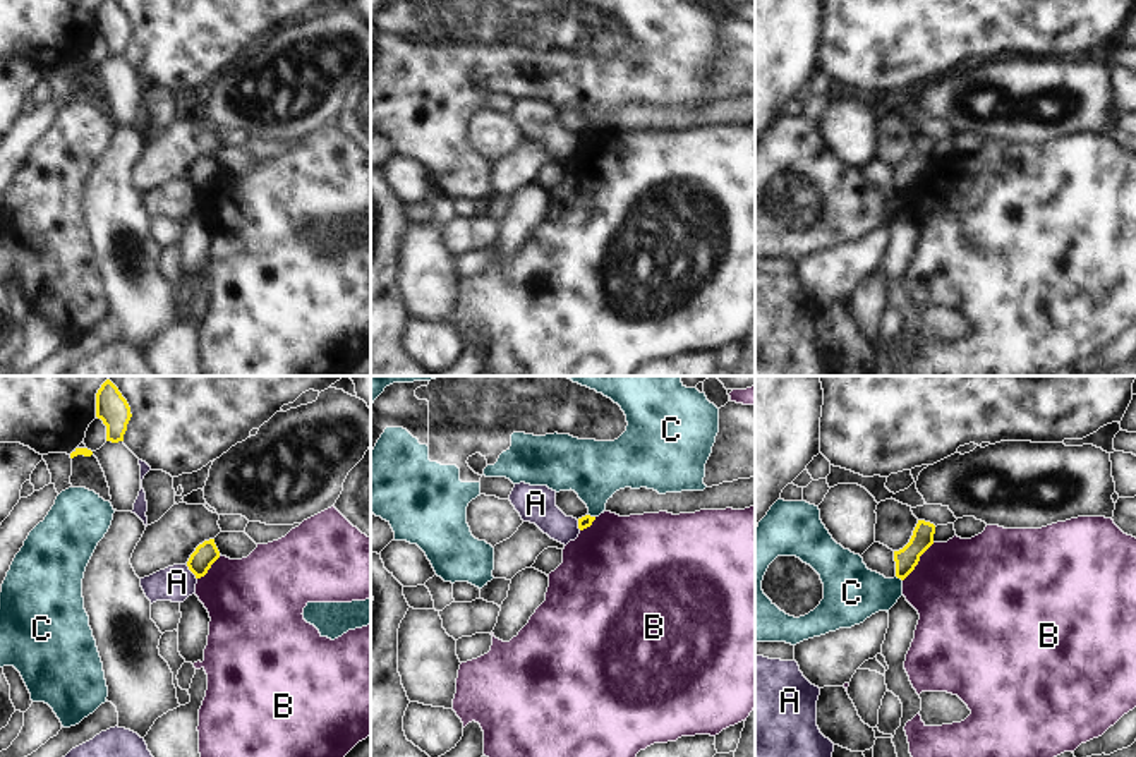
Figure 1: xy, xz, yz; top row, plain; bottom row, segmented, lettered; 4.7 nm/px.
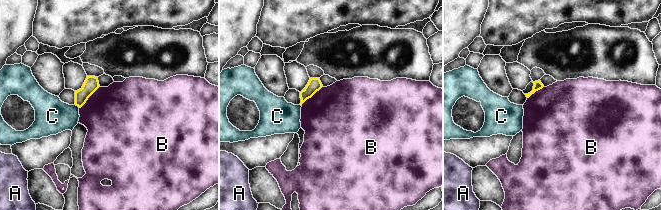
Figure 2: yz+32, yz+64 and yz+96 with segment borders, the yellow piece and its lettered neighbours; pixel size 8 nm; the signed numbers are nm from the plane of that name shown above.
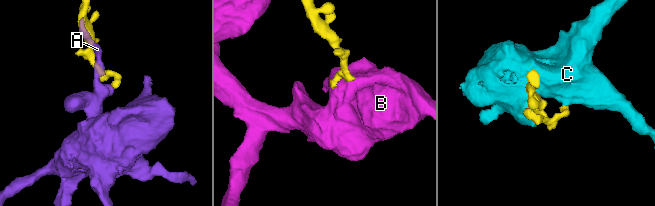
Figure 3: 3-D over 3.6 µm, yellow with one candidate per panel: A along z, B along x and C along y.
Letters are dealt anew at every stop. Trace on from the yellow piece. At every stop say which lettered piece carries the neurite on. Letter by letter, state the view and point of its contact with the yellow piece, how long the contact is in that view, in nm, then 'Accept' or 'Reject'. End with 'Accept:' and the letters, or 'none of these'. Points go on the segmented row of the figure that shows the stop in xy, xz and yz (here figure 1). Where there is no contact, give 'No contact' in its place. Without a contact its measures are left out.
A: Touches yellow at xy (191, 570). Shared border 90 nm. Reject
B: Touches yellow at yz (918, 560). Shared border 240 nm. Reject
C: Touches yellow at xz (589, 515). Shared border 40 nm. Reject
Accept: none of these.

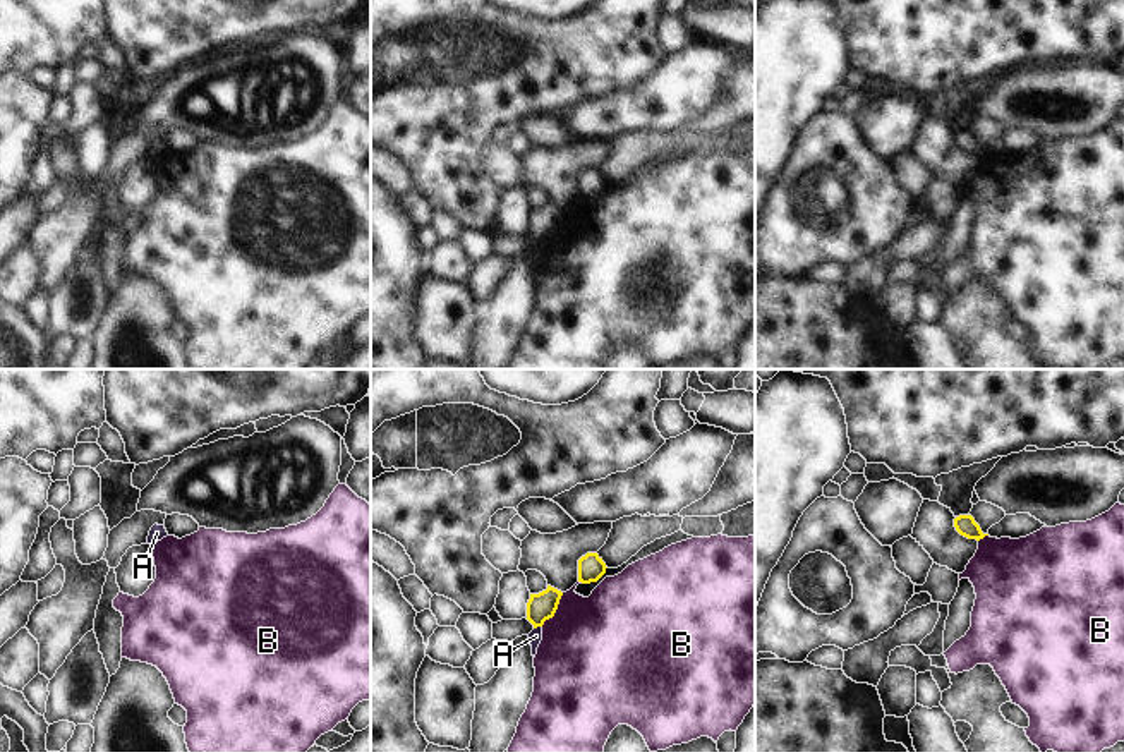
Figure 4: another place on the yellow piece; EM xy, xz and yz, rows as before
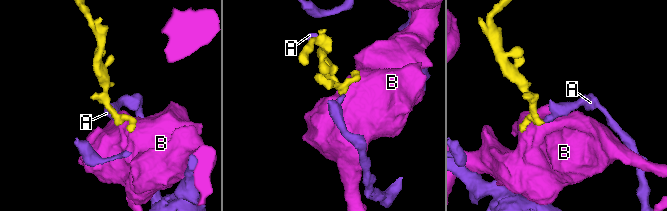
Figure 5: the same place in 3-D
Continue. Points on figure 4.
A: Touches yellow at xz (537, 625). Shared border 40 nm. Reject
B: Touches yellow at xz (556, 608). Shared border 190 nm. Reject
Accept: none of these.

